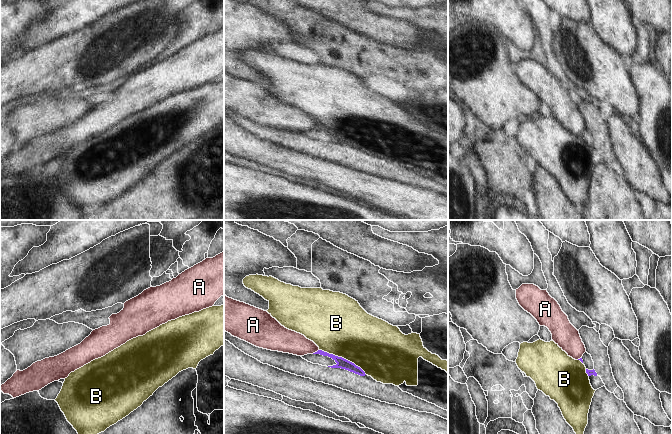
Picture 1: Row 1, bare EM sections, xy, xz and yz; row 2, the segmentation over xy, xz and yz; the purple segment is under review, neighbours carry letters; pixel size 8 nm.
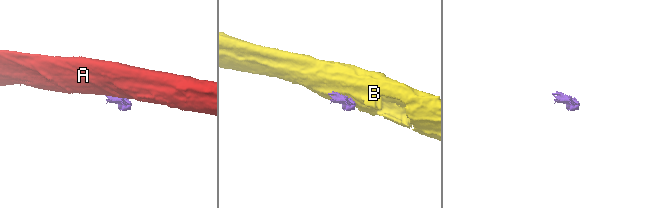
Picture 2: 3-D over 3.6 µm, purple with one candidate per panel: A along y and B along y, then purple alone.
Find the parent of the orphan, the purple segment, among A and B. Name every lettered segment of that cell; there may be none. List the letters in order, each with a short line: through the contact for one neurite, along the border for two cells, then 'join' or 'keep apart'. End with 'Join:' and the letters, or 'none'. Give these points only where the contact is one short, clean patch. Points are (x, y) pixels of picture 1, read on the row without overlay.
A: line xz (318, 125), (312, 129); keep apart
B: join
Join: B

